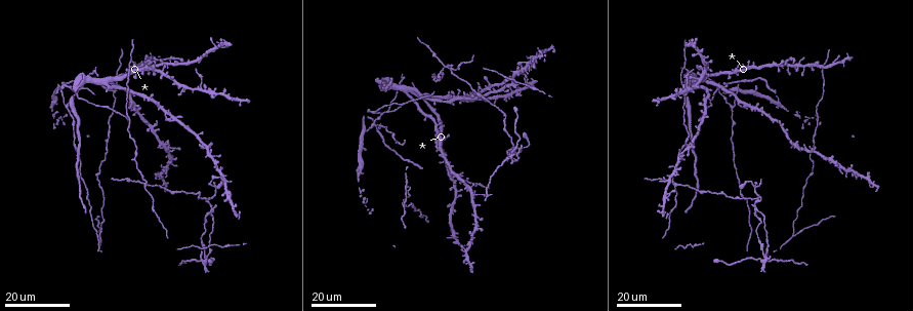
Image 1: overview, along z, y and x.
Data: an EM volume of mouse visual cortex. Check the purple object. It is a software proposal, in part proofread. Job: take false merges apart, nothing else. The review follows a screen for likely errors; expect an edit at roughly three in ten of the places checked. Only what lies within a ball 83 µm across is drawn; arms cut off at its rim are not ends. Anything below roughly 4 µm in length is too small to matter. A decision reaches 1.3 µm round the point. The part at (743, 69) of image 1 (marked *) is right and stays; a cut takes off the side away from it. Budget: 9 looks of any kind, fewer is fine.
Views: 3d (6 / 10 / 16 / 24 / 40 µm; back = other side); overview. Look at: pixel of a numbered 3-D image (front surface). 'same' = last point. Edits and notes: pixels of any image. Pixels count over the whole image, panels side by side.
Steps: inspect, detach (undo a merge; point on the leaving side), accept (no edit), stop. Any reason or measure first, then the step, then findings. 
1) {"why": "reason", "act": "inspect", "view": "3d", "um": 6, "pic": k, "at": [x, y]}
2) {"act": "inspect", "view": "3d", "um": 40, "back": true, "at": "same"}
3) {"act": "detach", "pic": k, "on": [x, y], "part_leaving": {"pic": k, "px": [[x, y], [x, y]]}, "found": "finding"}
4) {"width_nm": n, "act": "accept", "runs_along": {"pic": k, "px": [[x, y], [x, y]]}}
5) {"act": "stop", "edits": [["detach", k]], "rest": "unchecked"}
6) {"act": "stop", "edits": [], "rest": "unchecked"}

{"act": "inspect", "view": "3d", "um": 16, "pic": 1, "at": [201, 87]}

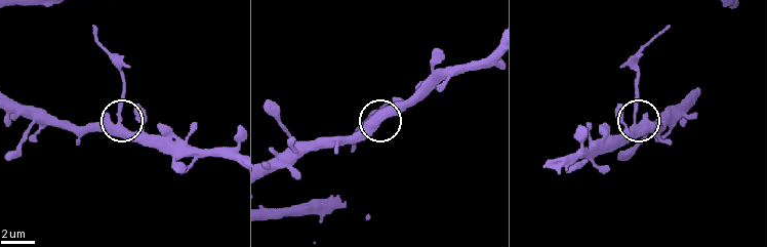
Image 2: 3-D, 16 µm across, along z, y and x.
{"why": "zoom in", "act": "inspect", "view": "3d", "um": 6, "pic": 2, "at": [120, 125]}

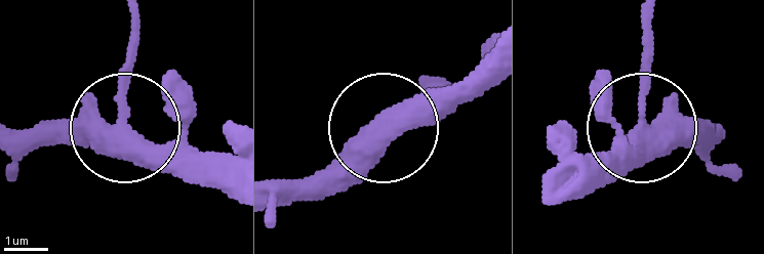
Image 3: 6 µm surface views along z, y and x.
{"act": "detach", "pic": 3, "on": [135, 43], "part_leaving": {"pic": 3, "px": [[127, 102], [138, 18]]}, "found": "a second cell is stuck on"}

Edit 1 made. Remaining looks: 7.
{"why": "see it whole again", "act": "inspect", "view": "overview"}

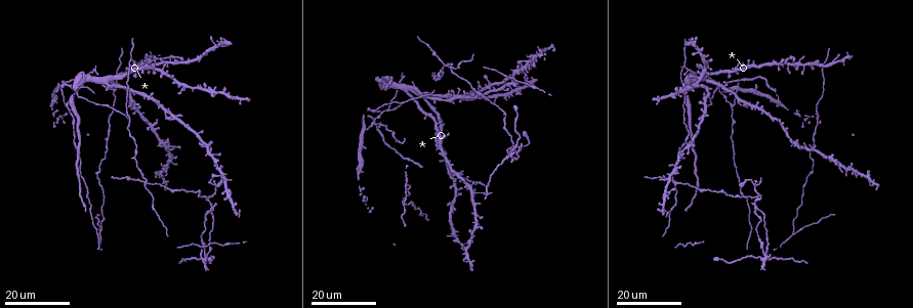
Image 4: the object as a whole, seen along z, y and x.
{"why": "sudden change in width", "act": "inspect", "view": "3d", "um": 24, "pic": 4, "at": [135, 154]}

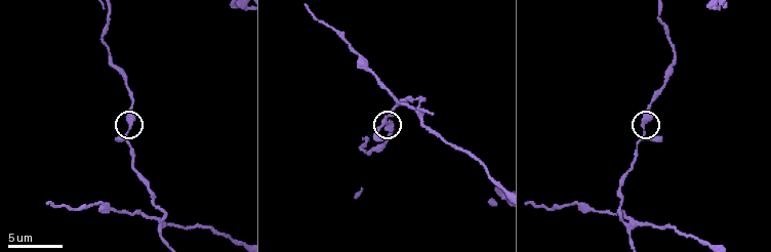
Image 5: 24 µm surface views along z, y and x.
{"why": "closer look", "act": "inspect", "view": "3d", "um": 10, "pic": 5, "at": [642, 130]}

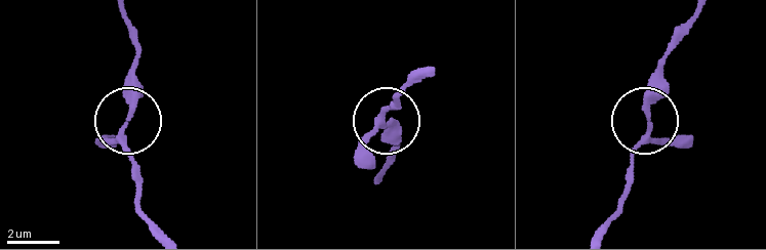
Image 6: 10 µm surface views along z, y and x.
{"act": "accept", "found": "continuous, no second cell"}

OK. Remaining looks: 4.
{"why": "four arms meet", "act": "inspect", "view": "3d", "um": 10, "pic": 5, "at": [632, 228]}

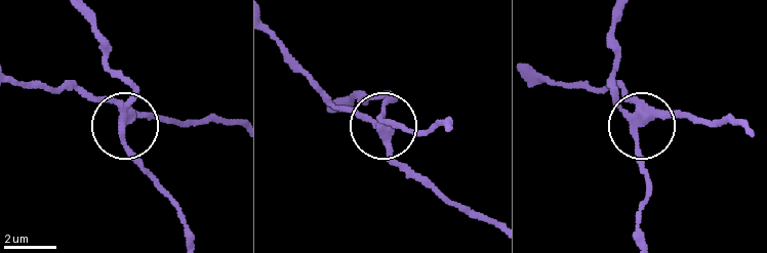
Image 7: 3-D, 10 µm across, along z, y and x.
{"why": "closer look", "act": "inspect", "view": "3d", "um": 6, "pic": 7, "at": [642, 124]}

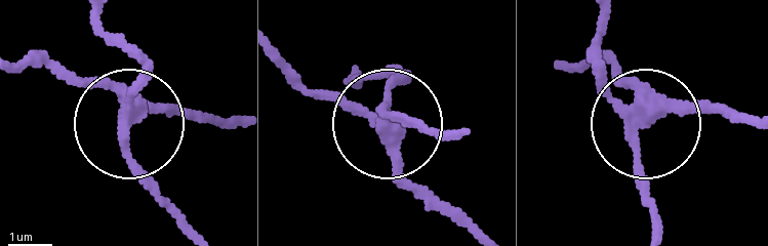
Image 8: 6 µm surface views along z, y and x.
{"arms": 4, "act": "detach", "pic": 8, "on": [79, 78], "part_leaving": {"pic": 8, "px": [[643, 119], [694, 109], [750, 119]]}, "found": "a second cell is stuck on"}

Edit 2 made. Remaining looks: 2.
{"act": "stop", "edits": [["detach", 3], ["detach", 8]], "rest": "unchecked"}

